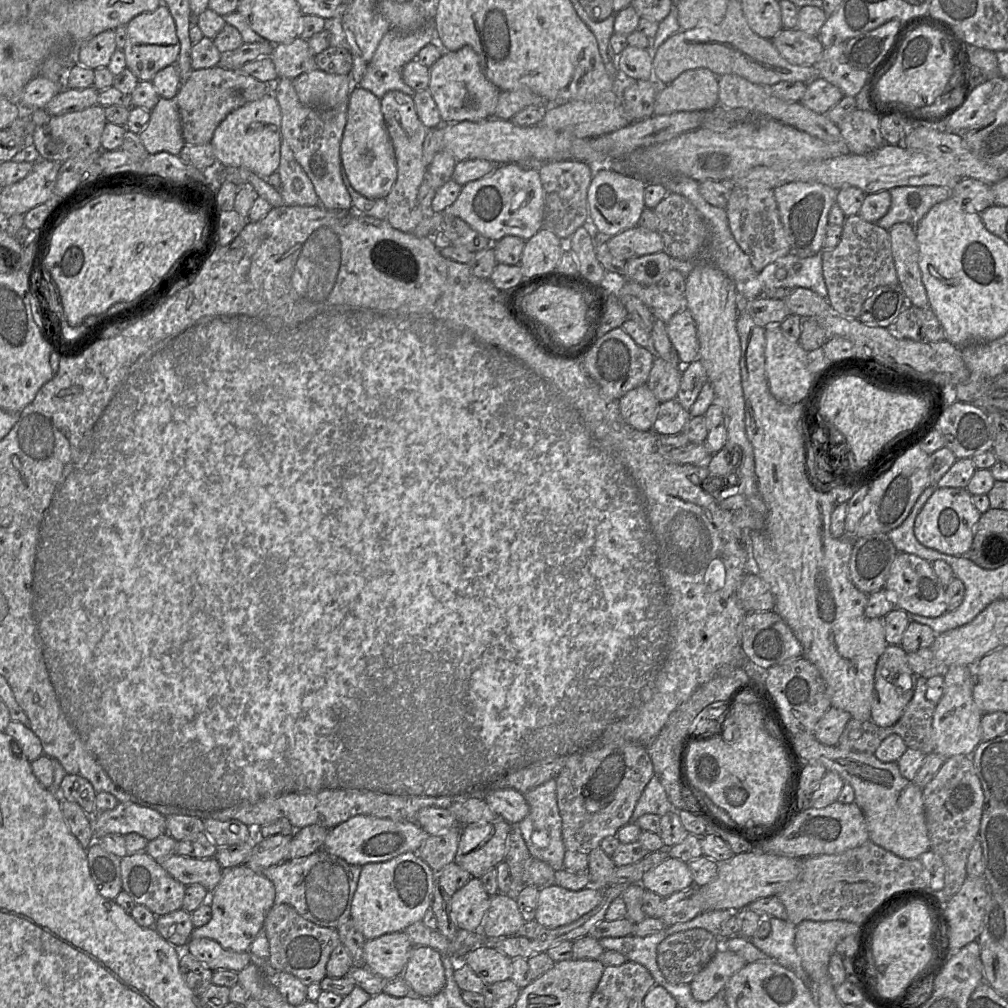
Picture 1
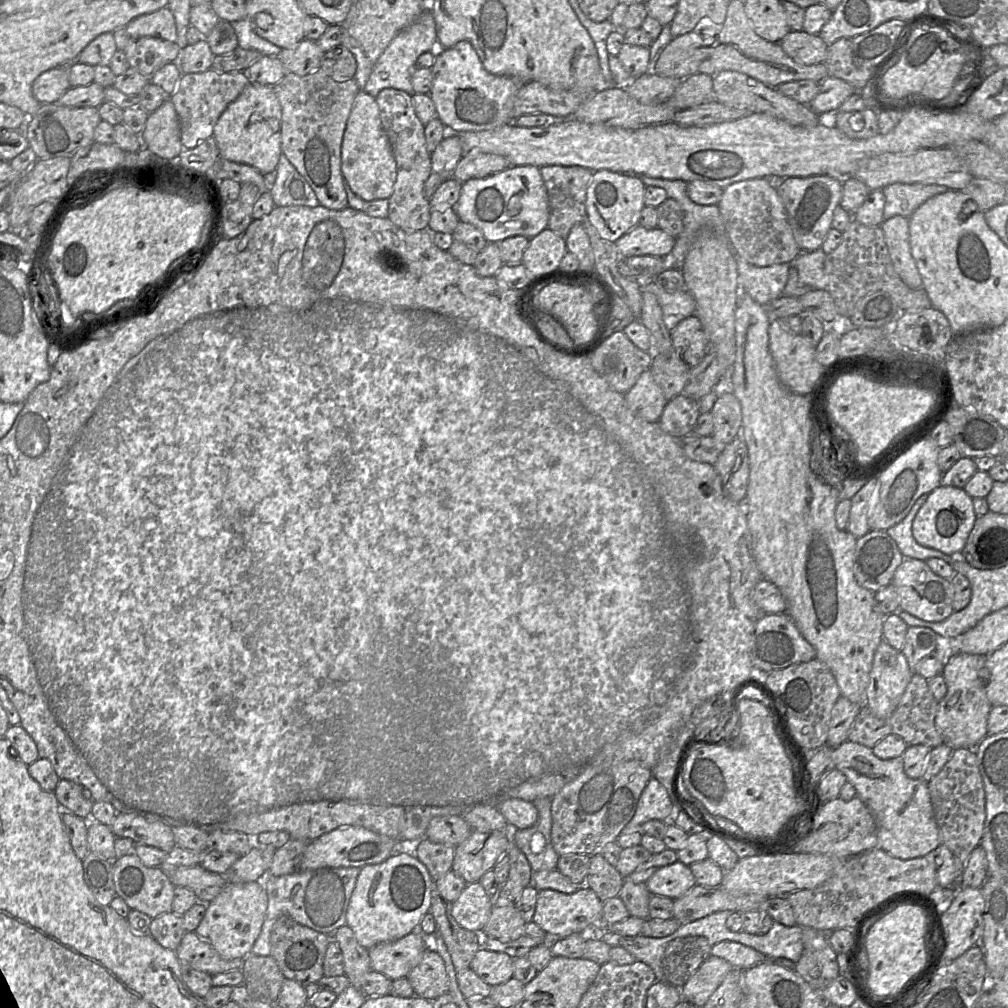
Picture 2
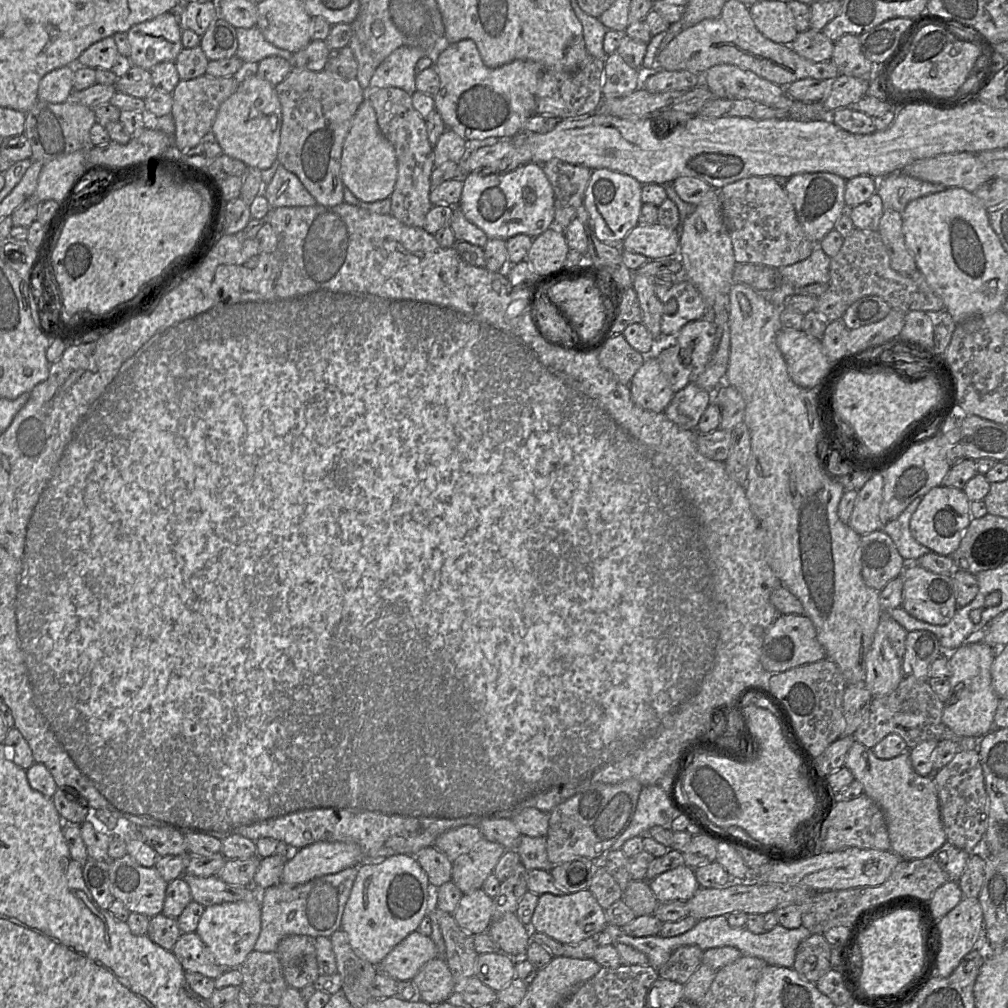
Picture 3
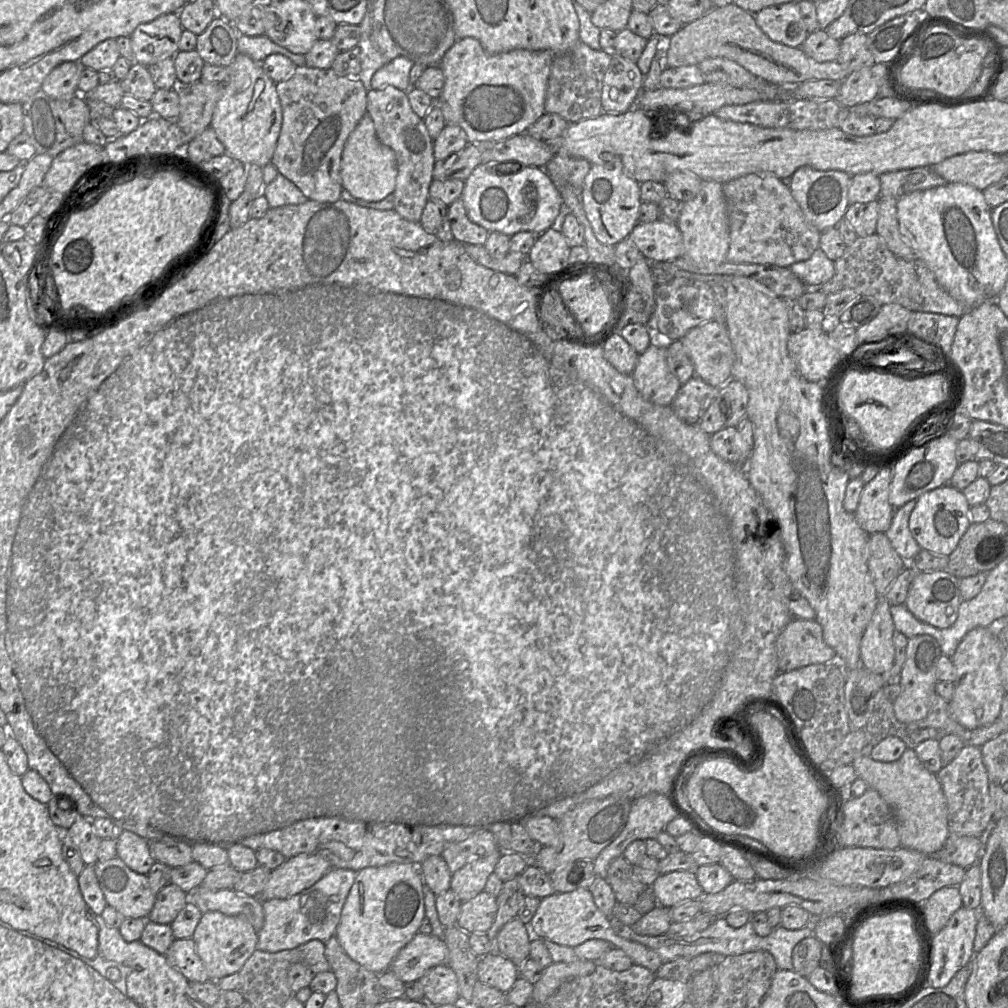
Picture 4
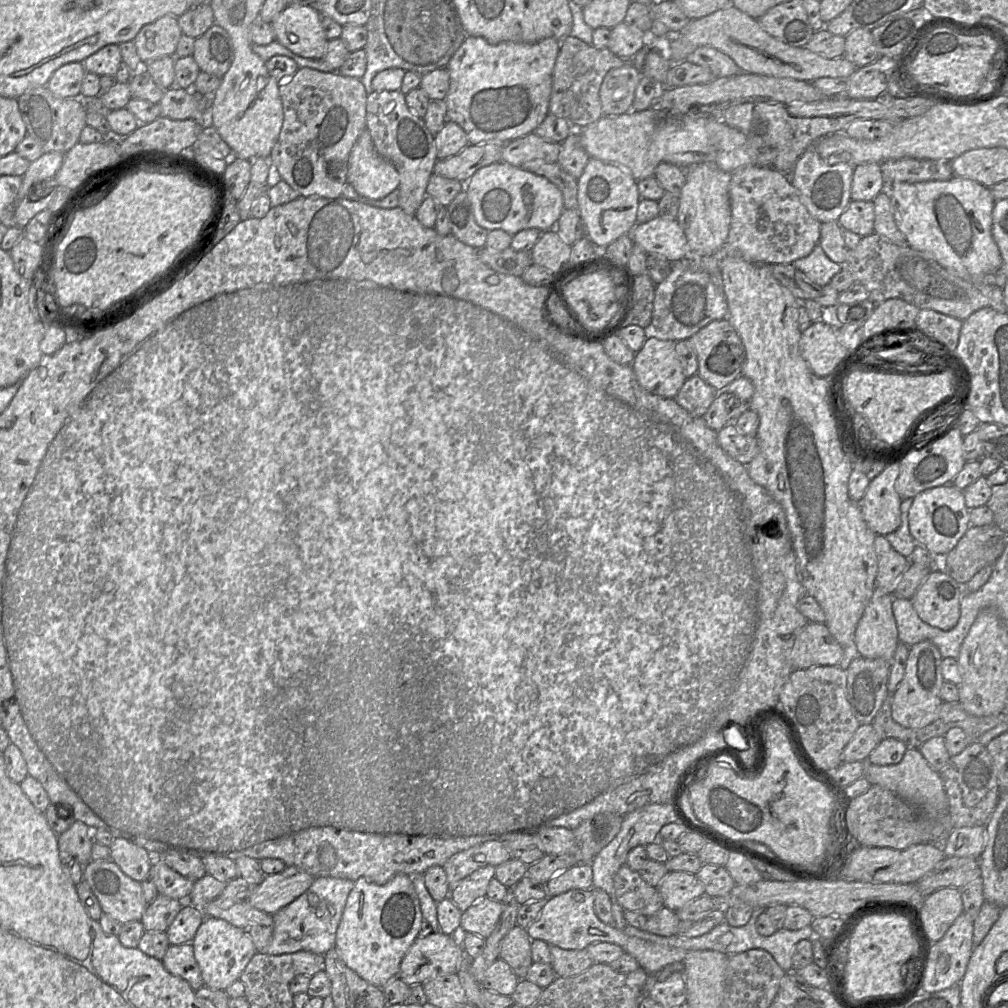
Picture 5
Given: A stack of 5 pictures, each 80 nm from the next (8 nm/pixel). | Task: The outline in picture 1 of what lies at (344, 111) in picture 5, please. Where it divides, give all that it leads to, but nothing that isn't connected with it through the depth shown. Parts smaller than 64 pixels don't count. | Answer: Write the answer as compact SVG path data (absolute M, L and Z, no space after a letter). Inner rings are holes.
M279 78L273 85L281 110L281 135L291 148L296 161L313 183L320 205L331 211L352 211L352 199L341 176L341 140L347 121L348 102L320 109L300 102L293 80Z

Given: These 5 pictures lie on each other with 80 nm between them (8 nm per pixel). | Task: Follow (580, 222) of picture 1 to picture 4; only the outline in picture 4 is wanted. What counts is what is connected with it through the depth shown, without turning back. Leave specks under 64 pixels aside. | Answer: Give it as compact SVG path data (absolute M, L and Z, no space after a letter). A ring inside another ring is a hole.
M555 153L543 169L557 189L578 188L582 190L591 165L585 159Z

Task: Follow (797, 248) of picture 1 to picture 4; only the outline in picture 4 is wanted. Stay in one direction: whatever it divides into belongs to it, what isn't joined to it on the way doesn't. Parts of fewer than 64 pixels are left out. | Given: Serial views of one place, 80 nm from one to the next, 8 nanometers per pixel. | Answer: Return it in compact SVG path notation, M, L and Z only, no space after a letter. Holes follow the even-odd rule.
M810 166L799 167L791 177L790 191L807 221L820 232L836 227L849 206L848 188L851 176L839 170L820 171Z

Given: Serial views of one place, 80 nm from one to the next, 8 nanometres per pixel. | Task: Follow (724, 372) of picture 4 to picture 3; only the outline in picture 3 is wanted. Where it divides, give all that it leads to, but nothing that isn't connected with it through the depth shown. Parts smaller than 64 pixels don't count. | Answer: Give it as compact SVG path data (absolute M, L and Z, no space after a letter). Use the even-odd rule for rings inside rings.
M707 318L687 323L674 337L680 359L691 369L692 376L699 374L707 365L714 348L715 337L715 324Z

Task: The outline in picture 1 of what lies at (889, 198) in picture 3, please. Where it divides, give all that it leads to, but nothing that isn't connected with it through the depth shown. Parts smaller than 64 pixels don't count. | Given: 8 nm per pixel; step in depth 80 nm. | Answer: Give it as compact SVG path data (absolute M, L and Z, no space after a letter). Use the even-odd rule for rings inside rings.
M899 186L889 190L891 205L876 225L889 230L894 224L908 223L916 227L936 204L950 198L952 189L944 186Z

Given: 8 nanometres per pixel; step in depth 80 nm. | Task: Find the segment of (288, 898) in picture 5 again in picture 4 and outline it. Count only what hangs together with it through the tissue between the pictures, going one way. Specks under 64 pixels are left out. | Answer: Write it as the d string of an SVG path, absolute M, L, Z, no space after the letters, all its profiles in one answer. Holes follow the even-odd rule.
M296 855L271 872L259 898L288 899L311 887L331 869L330 862L321 855Z

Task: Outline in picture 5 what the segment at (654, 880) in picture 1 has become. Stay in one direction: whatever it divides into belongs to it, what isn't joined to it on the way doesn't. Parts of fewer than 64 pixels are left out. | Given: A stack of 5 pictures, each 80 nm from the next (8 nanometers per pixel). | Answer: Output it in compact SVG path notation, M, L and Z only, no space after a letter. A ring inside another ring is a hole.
M683 871L668 872L657 887L663 906L677 911L705 893L695 874Z

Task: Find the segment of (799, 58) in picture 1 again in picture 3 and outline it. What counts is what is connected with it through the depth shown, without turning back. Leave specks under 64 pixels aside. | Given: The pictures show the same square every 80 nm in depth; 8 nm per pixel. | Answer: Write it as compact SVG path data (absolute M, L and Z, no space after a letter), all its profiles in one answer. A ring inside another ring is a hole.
M810 28L799 32L790 46L797 54L810 61L823 62L831 60L834 43L821 30Z

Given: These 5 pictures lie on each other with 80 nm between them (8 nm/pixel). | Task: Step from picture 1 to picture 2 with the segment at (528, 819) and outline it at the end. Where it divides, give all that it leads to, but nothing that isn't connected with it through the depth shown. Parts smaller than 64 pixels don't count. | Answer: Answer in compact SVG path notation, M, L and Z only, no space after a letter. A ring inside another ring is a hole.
M551 797L532 802L538 810L538 820L530 828L512 829L511 843L524 853L533 872L556 869L559 855L551 842Z

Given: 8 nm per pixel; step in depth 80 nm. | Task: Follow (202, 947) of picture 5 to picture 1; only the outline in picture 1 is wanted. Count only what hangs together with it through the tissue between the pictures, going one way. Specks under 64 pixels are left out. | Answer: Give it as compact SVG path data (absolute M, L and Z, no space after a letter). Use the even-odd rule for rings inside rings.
M239 865L222 869L222 877L216 888L210 893L209 902L212 909L212 916L209 922L201 927L194 928L192 939L207 938L216 941L220 946L234 952L246 952L255 940L259 931L264 925L266 915L274 905L275 887L274 884L262 873L256 873L247 866Z

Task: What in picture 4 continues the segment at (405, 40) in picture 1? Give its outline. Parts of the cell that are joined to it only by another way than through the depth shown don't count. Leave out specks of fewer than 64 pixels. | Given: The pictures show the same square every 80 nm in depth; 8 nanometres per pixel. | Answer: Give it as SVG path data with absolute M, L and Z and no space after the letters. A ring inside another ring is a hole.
M398 56L379 68L371 79L372 89L384 89L393 86L407 91L412 87L409 81L409 73L414 62L410 59Z

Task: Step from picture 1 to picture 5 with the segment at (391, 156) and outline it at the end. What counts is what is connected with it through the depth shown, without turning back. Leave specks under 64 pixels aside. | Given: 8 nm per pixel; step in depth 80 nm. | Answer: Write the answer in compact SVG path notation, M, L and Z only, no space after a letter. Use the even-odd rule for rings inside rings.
M366 128L350 152L347 182L358 194L369 199L382 199L400 184L397 169L377 153Z

